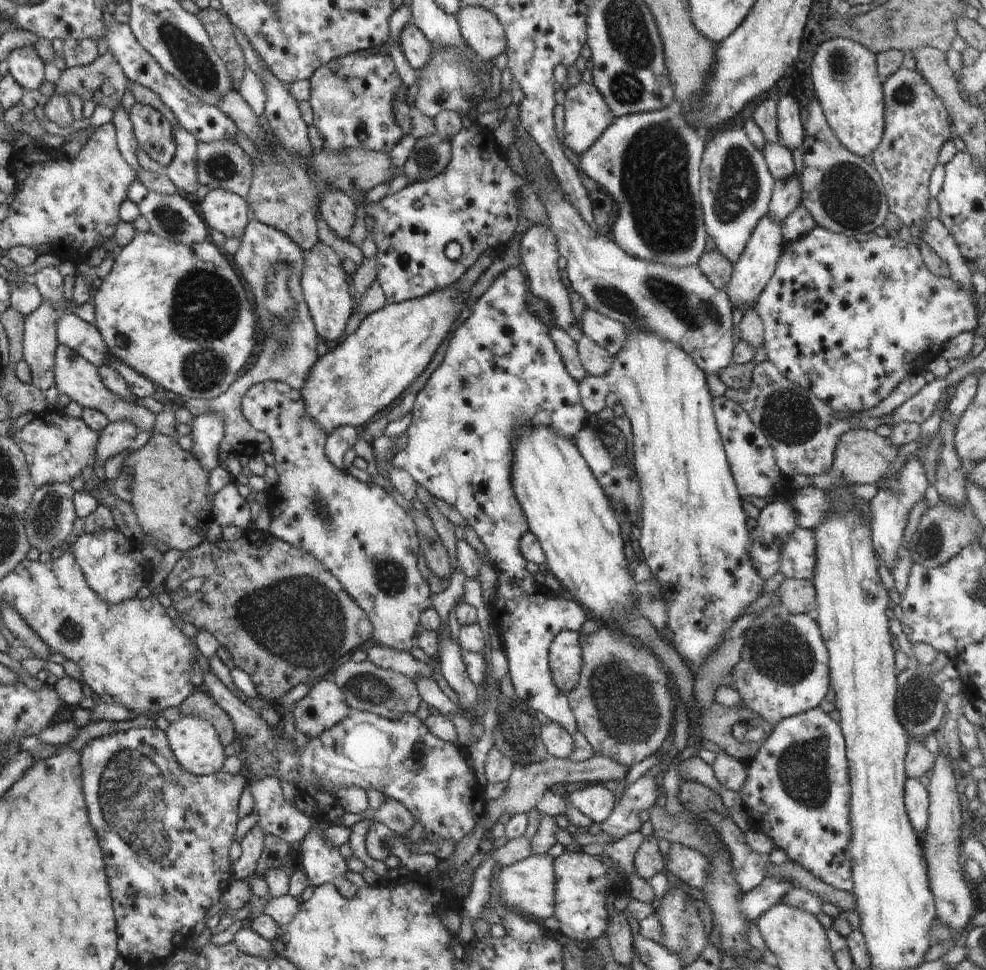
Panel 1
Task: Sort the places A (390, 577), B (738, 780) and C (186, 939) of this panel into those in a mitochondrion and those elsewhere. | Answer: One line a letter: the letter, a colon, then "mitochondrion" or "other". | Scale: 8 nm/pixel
A: mitochondrion
B: other
C: other

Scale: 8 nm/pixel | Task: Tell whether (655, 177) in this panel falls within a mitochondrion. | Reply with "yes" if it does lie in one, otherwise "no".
yes

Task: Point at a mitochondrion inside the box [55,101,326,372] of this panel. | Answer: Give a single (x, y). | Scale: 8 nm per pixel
(275, 283)

